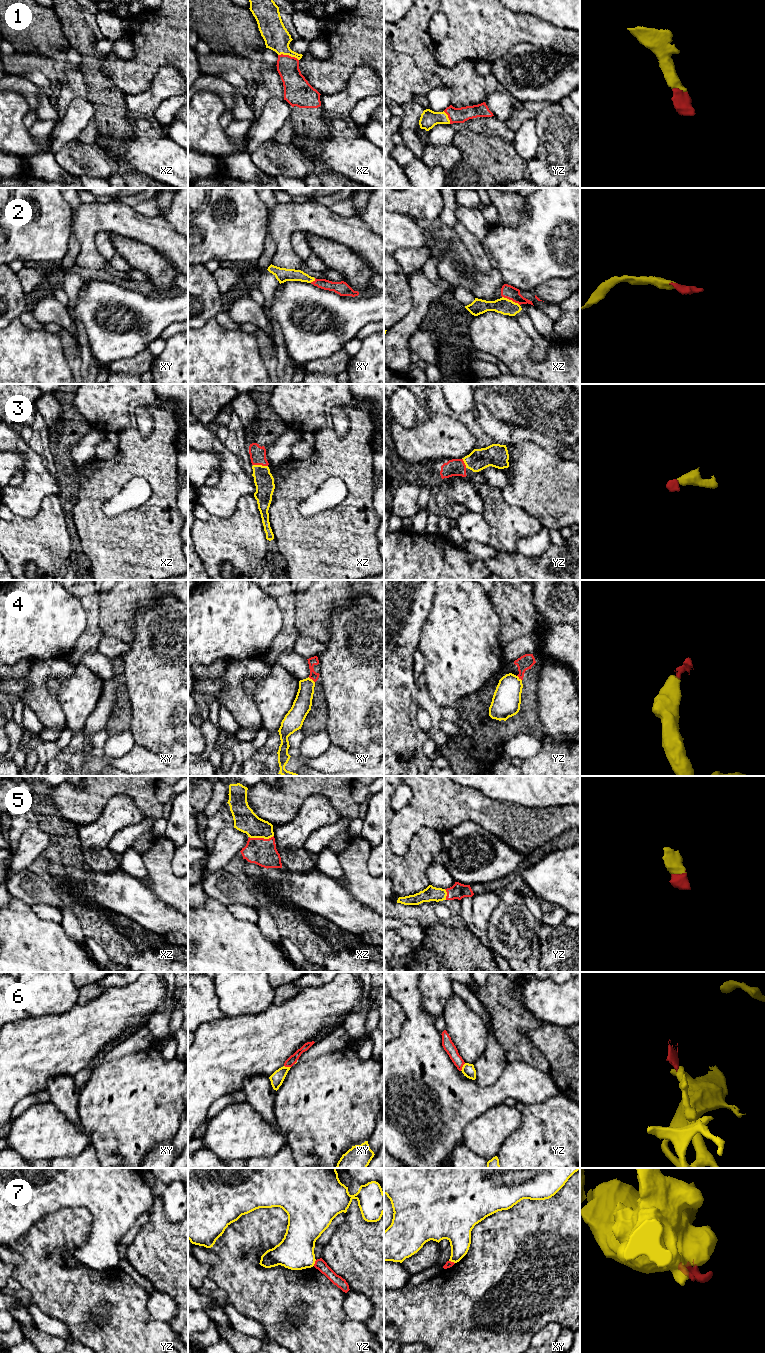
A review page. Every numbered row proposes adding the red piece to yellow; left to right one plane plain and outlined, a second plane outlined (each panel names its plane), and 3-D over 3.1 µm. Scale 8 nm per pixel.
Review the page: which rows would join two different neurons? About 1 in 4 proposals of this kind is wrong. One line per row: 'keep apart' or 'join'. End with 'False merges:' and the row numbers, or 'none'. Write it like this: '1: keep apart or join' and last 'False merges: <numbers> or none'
1: join
2: join
3: join
4: keep apart
5: join
6: keep apart
7: keep apart
False merges: 4, 6, 7

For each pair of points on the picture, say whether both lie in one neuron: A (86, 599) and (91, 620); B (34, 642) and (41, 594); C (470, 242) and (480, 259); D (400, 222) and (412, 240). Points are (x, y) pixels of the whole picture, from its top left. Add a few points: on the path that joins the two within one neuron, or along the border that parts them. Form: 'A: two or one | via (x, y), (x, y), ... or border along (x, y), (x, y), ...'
A: one | via (91, 604), (91, 615)
B: one | via (34, 630), (35, 606)
C: one | via (474, 246), (479, 255)
D: one | via (400, 226), (408, 236)

